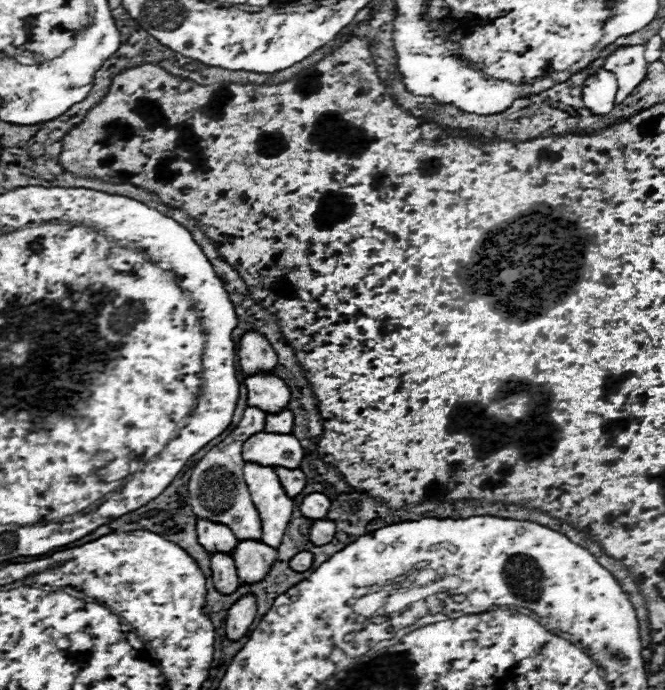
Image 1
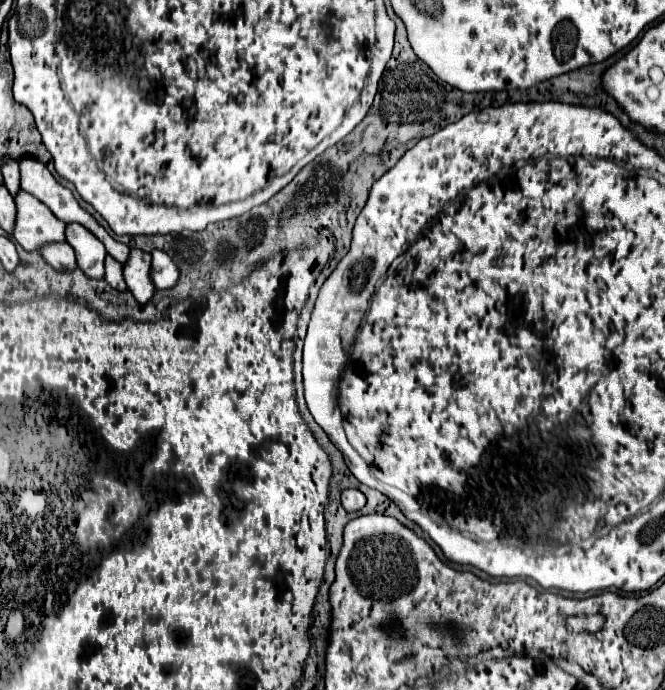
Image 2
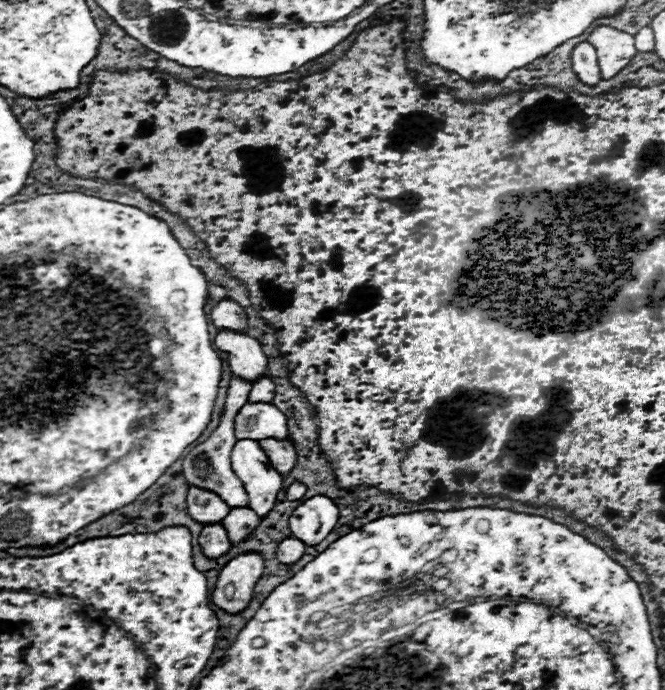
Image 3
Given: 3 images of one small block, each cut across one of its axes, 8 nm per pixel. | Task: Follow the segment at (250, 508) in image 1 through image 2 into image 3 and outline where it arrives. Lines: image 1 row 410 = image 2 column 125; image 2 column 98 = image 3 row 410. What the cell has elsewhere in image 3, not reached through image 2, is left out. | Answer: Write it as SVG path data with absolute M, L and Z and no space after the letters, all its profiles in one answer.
M232 376L230 388L228 388L228 396L226 396L226 404L224 404L224 414L220 418L220 426L216 428L216 432L206 442L202 442L196 448L192 448L186 454L184 464L182 464L184 466L182 468L182 474L184 474L186 484L198 486L202 490L208 490L208 492L218 494L230 508L244 508L244 506L248 506L248 494L244 490L244 484L238 480L238 476L234 474L232 464L230 464L232 448L236 444L234 420L236 420L236 414L240 412L240 408L248 402L248 394L250 394L250 384L248 382L242 382L236 376Z

